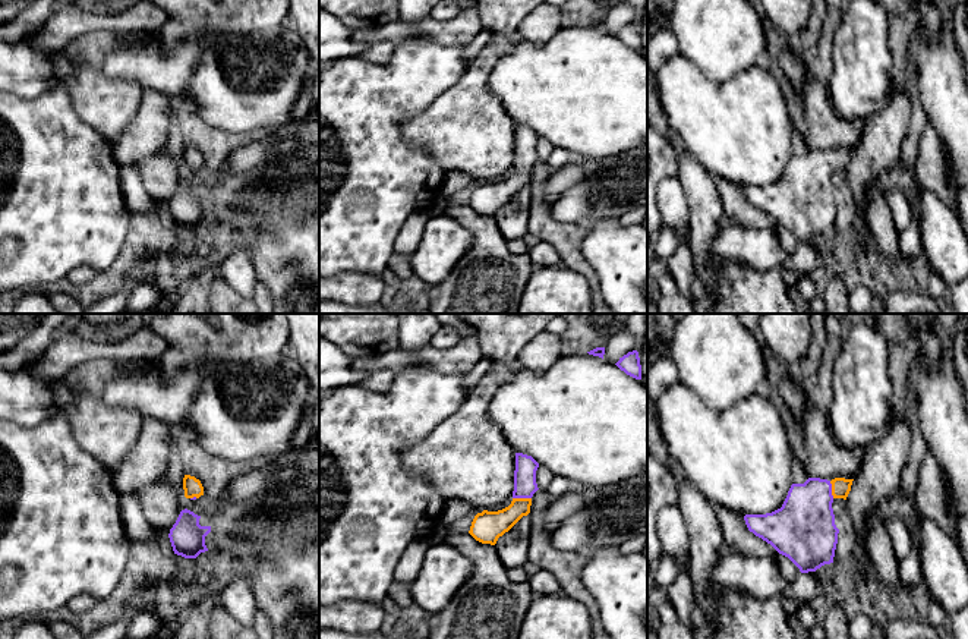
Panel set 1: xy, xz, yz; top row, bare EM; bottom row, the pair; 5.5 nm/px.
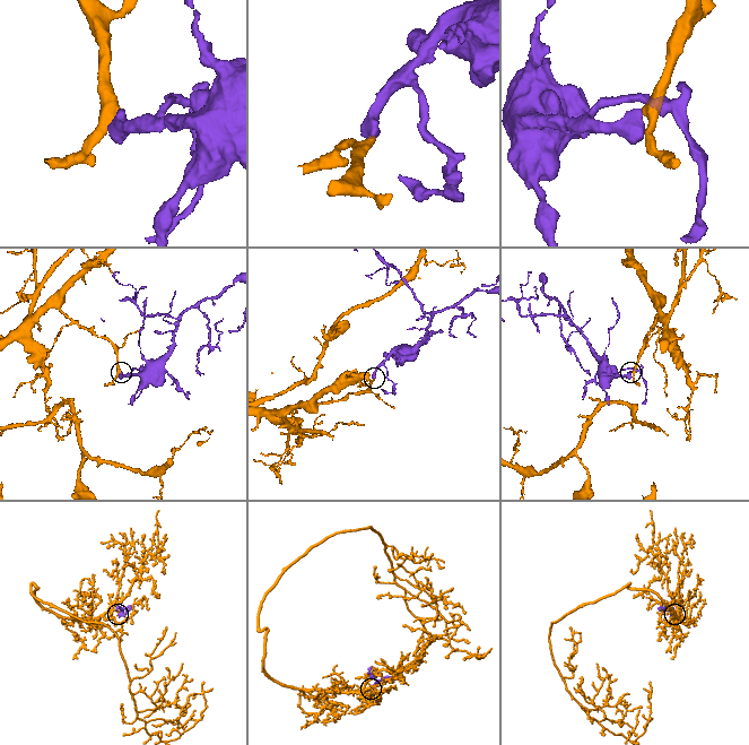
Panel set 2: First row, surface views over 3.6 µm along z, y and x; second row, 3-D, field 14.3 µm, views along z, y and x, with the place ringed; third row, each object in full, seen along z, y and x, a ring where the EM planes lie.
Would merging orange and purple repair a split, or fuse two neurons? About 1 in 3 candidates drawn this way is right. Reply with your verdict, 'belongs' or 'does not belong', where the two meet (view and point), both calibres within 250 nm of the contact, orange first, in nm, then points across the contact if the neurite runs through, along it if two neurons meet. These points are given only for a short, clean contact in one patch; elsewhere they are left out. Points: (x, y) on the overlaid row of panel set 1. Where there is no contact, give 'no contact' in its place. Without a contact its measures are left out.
belongs | xz (522, 499) | 170/130 nm | across xz (486, 526), (501, 522), (522, 499), (525, 475)

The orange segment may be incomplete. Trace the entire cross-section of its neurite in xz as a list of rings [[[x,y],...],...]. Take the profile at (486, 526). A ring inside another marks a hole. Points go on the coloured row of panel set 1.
[[[515,453],[513,501],[502,510],[483,510],[474,516],[469,533],[476,541],[495,545],[499,536],[530,513],[532,497],[539,490],[537,468],[539,463],[532,456]]]

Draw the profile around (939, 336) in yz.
[[[939,314],[927,331],[927,339],[921,350],[921,366],[934,368],[943,350],[950,344],[958,318],[961,314]]]

